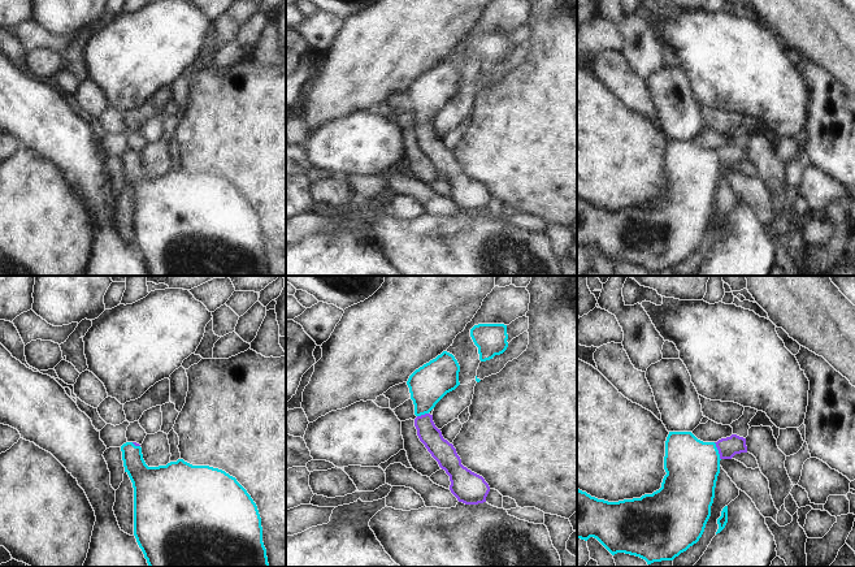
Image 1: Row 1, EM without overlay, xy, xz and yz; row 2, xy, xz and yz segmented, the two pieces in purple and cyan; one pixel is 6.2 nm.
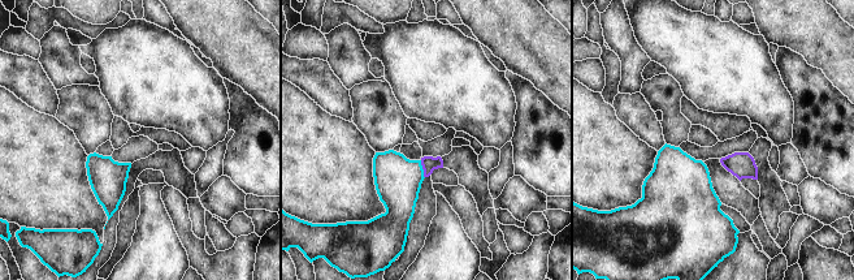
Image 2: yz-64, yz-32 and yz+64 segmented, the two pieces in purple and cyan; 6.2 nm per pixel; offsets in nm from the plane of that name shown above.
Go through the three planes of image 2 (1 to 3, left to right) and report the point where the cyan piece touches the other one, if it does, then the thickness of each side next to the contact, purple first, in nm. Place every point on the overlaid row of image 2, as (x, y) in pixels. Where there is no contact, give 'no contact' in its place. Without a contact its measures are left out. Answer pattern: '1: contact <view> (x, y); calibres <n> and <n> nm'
1: no contact
2: contact yz-32 (423, 168); calibres 90 and 300 nm
3: no contact

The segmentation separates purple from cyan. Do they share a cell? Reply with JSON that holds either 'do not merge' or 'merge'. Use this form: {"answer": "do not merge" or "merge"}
{"answer": "merge"}

